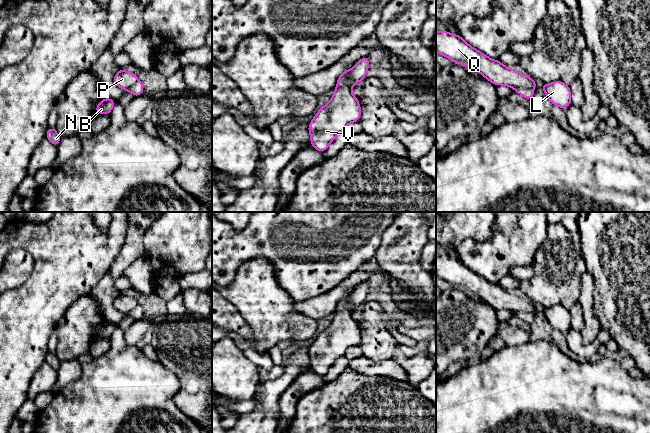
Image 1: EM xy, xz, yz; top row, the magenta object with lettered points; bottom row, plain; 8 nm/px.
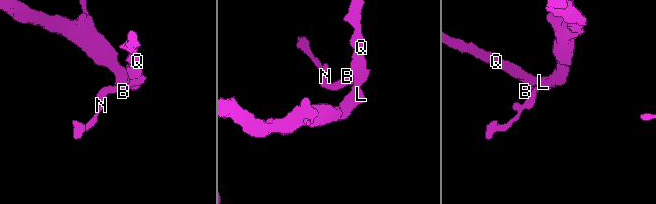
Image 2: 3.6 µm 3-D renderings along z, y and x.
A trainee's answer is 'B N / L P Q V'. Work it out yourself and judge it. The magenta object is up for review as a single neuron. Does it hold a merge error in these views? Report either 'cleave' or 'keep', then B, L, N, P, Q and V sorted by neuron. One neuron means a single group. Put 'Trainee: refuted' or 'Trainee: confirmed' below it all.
cleave; B N / L P Q V
Trainee: confirmed

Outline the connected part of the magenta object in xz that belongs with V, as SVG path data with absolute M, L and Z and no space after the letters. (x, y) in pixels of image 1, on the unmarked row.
M346 294L338 301L338 310L330 326L322 330L308 348L311 370L319 376L323 377L349 347L360 343L361 331L358 322L351 316L354 309L349 301L351 294Z

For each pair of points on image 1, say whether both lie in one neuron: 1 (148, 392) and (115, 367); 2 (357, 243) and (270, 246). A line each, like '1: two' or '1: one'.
1: one
2: one

